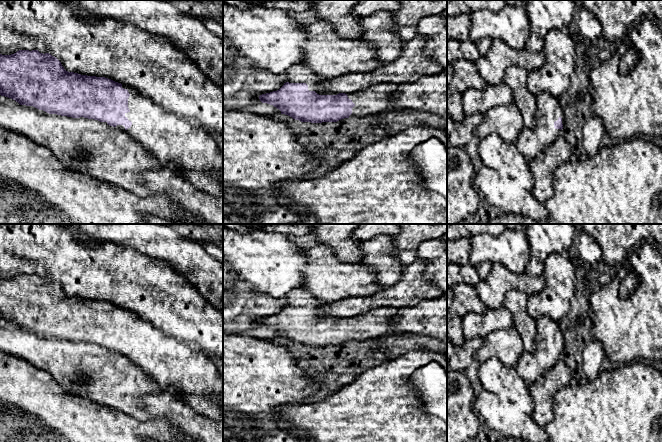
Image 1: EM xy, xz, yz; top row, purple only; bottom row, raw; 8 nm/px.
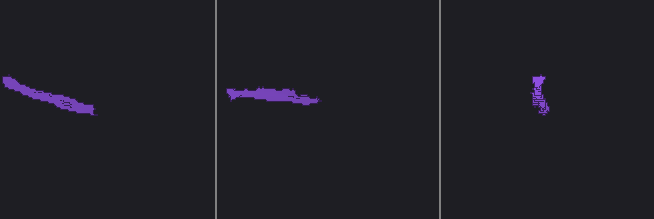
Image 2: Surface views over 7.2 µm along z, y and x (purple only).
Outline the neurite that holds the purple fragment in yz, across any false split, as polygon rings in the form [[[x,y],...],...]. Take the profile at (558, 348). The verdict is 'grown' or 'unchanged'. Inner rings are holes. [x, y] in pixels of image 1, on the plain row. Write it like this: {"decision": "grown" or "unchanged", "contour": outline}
{"decision": "grown", "contour": [[[542,316],[537,319],[535,344],[535,351],[530,353],[525,350],[515,366],[517,373],[528,387],[539,377],[553,368],[556,362],[560,359],[560,354],[563,353],[563,349],[565,348],[565,337],[560,326],[558,325],[558,322],[552,320],[548,316]]]}

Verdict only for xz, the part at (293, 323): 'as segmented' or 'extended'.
extended

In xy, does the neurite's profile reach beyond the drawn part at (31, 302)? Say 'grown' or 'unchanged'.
grown

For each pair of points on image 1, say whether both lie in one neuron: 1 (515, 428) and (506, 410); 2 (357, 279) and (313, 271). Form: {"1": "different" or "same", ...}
{"1": "same", "2": "same"}

